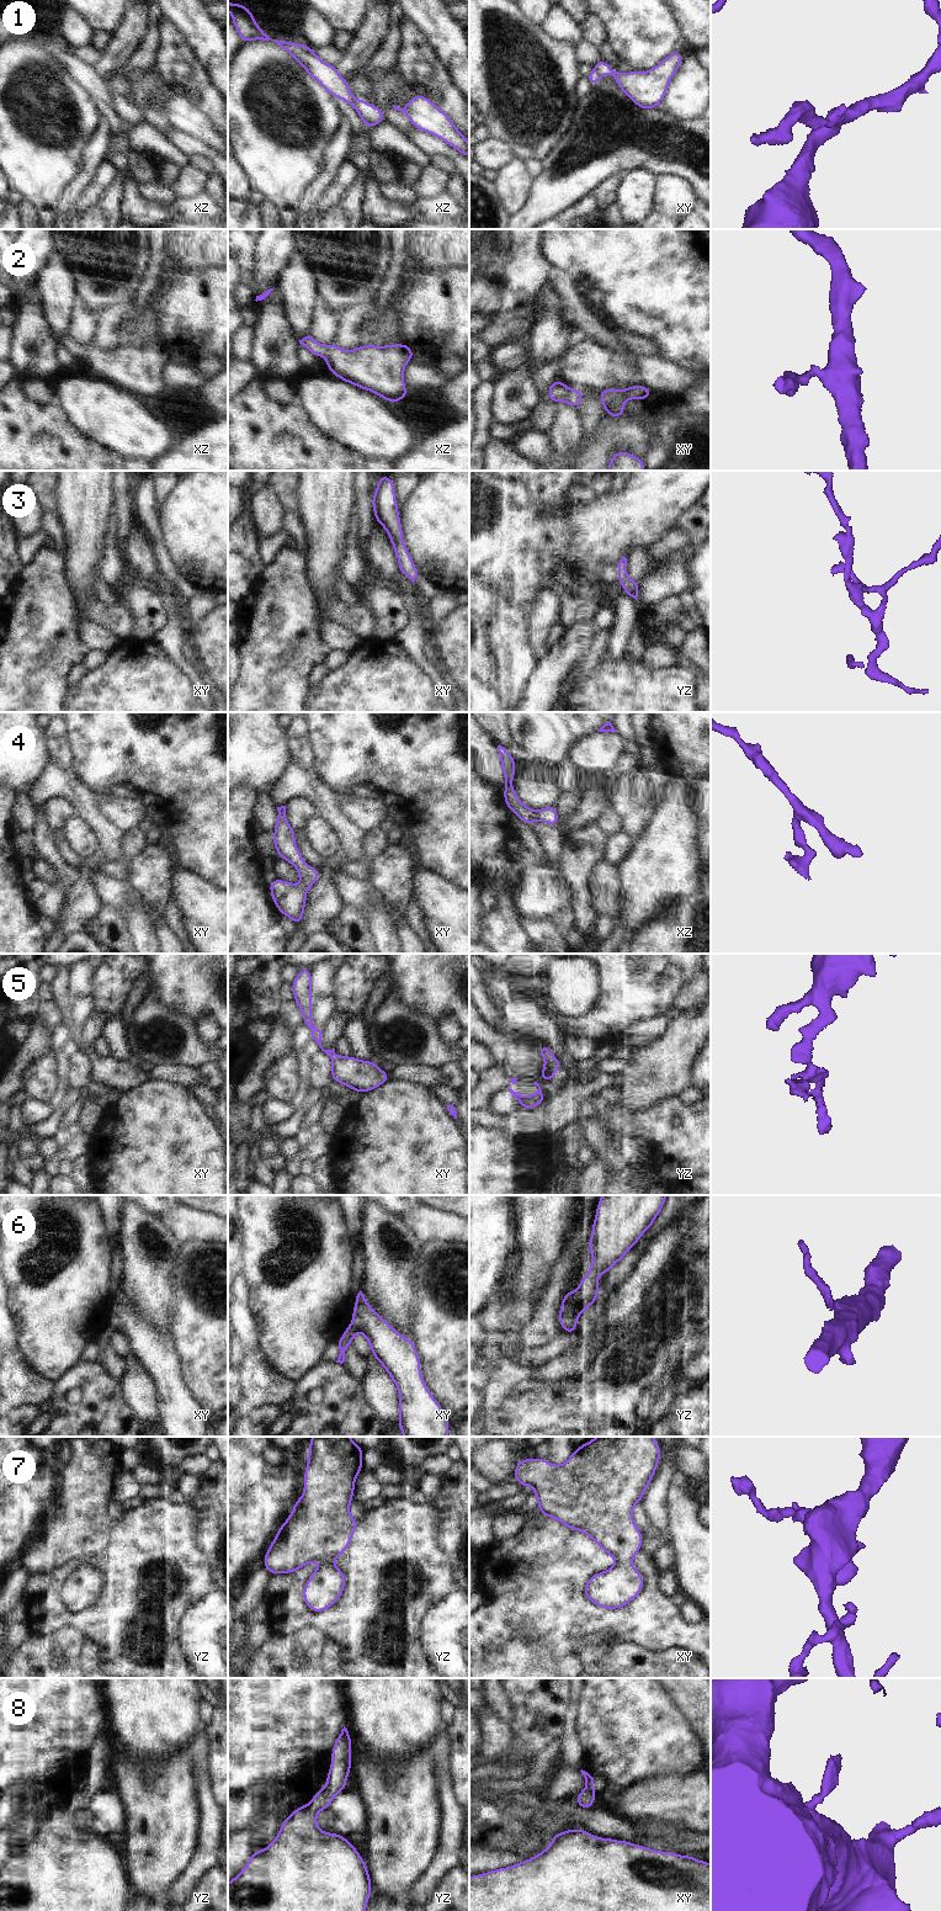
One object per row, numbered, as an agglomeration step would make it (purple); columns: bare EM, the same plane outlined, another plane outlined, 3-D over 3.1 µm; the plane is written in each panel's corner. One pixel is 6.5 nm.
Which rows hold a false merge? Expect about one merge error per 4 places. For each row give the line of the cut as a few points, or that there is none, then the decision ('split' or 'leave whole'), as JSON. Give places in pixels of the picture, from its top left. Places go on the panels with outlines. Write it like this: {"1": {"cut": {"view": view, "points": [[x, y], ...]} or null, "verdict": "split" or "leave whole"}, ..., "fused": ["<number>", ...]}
{"1": {"cut": {"view": "xz", "points": [[356, 99], [354, 106]]}, "verdict": "split"}, "2": {"cut": null, "verdict": "leave whole"}, "3": {"cut": null, "verdict": "leave whole"}, "4": {"cut": null, "verdict": "leave whole"}, "5": {"cut": null, "verdict": "leave whole"}, "6": {"cut": null, "verdict": "leave whole"}, "7": {"cut": null, "verdict": "leave whole"}, "8": {"cut": null, "verdict": "leave whole"}, "fused": ["1"]}

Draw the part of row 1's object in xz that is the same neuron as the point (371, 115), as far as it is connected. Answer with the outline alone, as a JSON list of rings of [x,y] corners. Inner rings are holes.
[[[356,99],[357,105],[355,110],[362,118],[366,128],[377,126],[384,122],[384,116],[381,108],[374,105],[370,105],[366,100]]]

